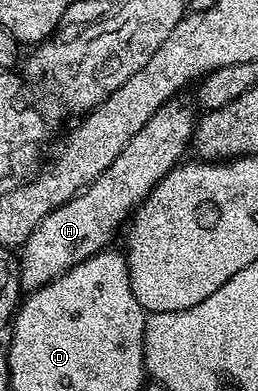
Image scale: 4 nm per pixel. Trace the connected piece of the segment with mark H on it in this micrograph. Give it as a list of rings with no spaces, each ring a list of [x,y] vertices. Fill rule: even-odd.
[[[182,99],[165,101],[156,115],[152,115],[152,119],[148,119],[148,123],[132,135],[132,139],[128,139],[128,147],[116,155],[112,167],[108,167],[100,179],[87,185],[68,203],[52,210],[38,224],[36,231],[32,231],[20,249],[22,289],[39,289],[78,263],[84,263],[84,259],[103,252],[109,246],[106,244],[117,235],[118,228],[131,220],[132,214],[154,190],[156,183],[160,183],[160,179],[164,179],[164,175],[168,175],[187,156],[186,149],[188,153],[194,140],[195,124],[196,113]]]

